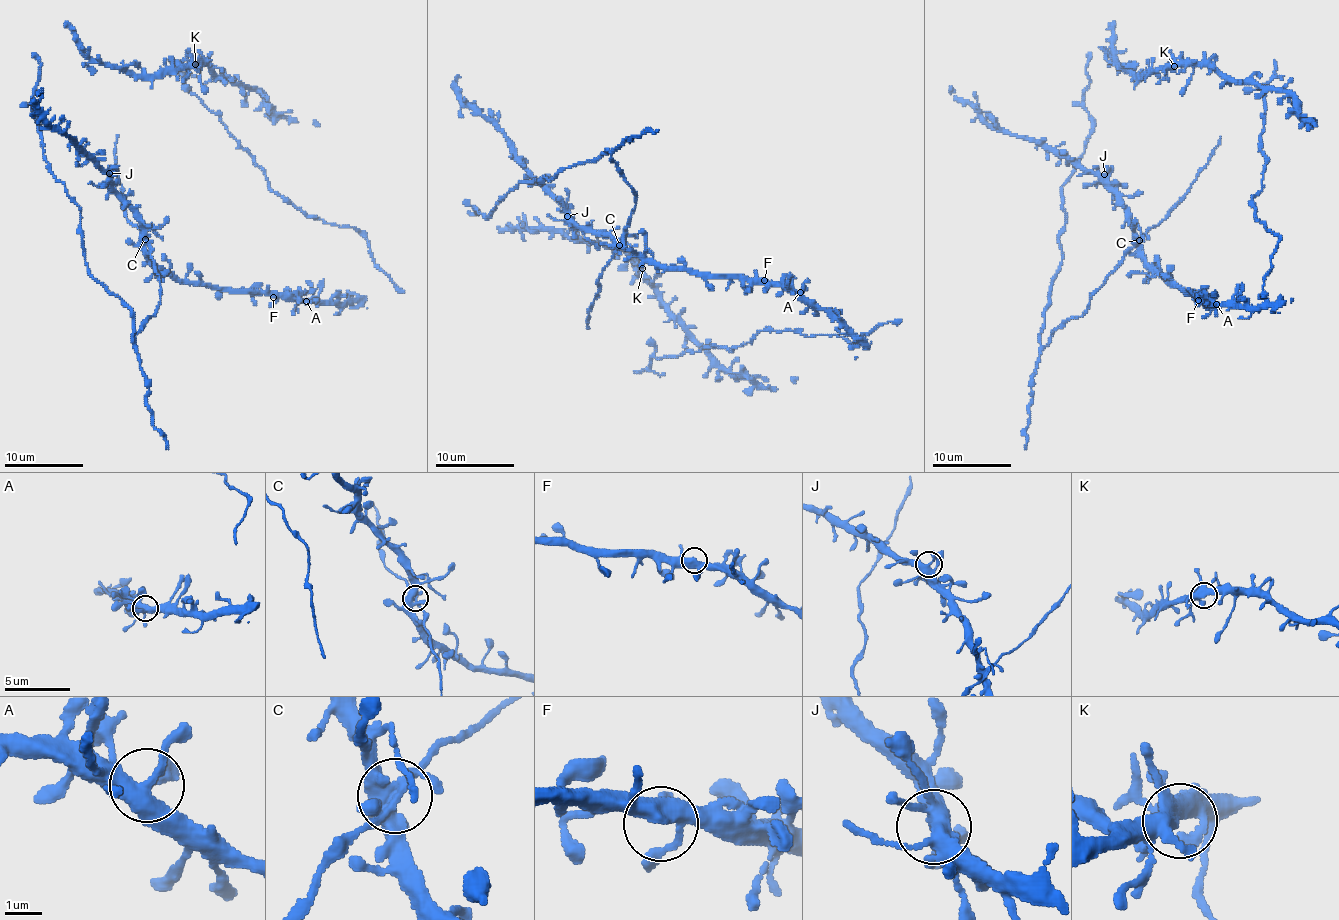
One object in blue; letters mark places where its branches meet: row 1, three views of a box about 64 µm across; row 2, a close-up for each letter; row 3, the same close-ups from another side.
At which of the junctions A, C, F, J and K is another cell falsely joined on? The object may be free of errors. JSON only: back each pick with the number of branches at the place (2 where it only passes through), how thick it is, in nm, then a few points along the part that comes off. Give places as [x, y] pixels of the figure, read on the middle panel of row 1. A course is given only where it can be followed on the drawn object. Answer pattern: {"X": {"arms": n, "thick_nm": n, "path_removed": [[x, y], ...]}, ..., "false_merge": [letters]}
{"false_merge": []}

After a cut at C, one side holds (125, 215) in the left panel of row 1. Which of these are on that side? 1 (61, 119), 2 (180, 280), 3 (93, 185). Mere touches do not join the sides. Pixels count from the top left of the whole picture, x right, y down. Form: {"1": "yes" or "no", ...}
{"1": "no", "2": "no", "3": "no"}

